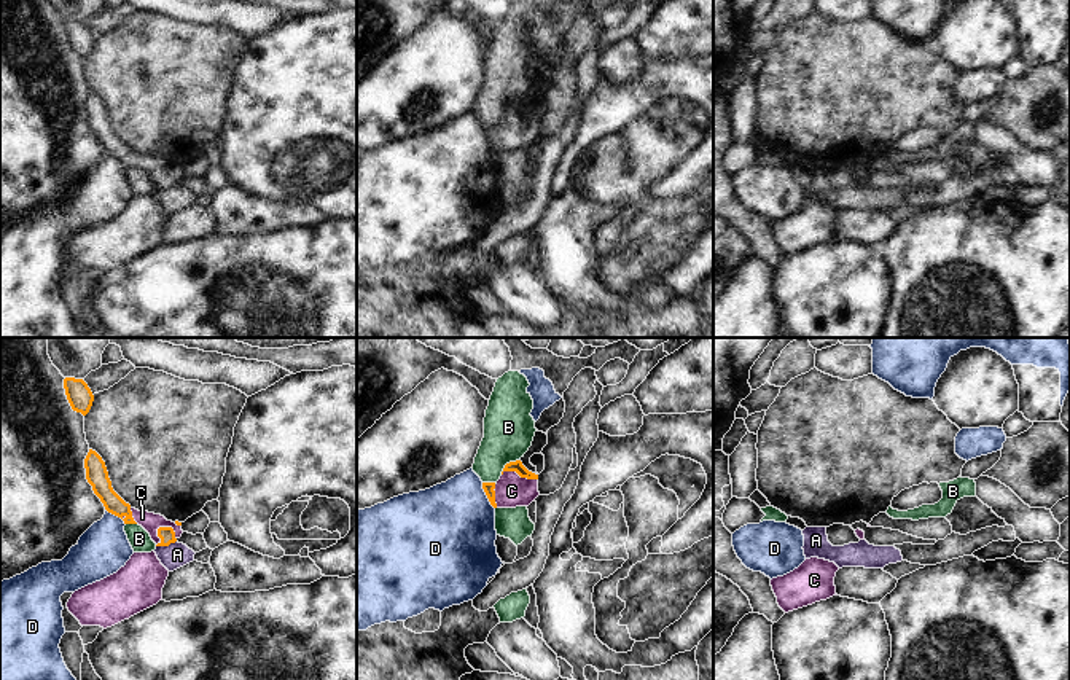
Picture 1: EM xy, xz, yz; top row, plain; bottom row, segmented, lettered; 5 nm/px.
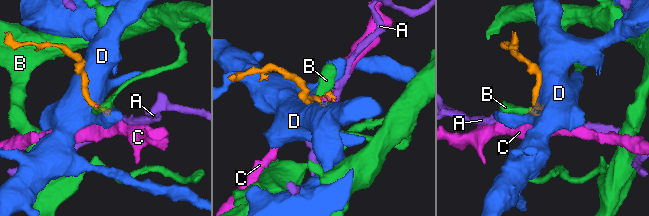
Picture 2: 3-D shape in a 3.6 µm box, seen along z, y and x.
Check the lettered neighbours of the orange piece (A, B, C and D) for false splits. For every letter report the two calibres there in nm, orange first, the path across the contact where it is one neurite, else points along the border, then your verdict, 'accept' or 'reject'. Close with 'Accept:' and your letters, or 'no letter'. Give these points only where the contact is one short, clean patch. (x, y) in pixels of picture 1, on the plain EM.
A: 80 nm thick on the orange side, 130 nm on the other; border along xy (175, 183), (156, 190); reject
B: 60 nm thick on the orange side, 260 nm on the other; border along xz (518, 102), (507, 107), (500, 117); reject
C: 80 nm thick on the orange side, 90 nm on the other; runs through xy (166, 177), (158, 174), (150, 164); accept
D: 50 nm thick on the orange side, 460 nm on the other; reject
Accept: C

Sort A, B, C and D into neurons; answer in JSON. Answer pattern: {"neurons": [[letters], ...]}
{"neurons": [["A"], ["B"], ["C"], ["D"]]}

